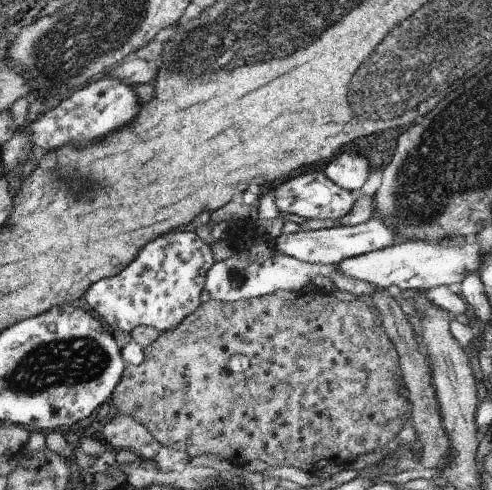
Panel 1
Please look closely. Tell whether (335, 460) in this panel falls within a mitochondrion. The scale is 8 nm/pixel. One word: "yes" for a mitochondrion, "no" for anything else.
no

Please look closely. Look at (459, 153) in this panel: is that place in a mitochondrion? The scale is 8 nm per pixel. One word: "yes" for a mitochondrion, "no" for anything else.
yes

